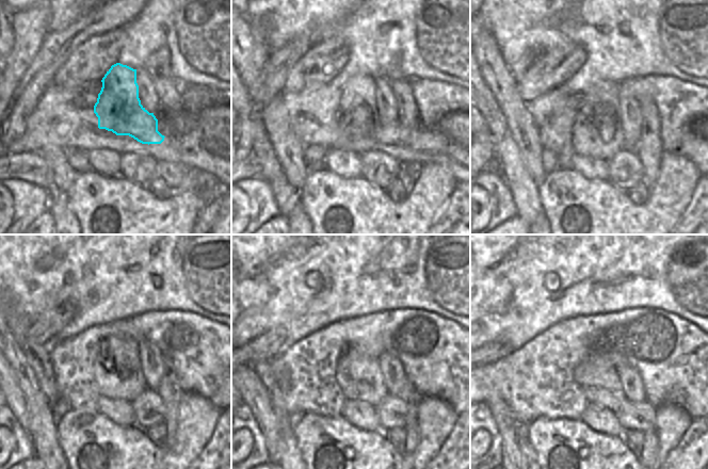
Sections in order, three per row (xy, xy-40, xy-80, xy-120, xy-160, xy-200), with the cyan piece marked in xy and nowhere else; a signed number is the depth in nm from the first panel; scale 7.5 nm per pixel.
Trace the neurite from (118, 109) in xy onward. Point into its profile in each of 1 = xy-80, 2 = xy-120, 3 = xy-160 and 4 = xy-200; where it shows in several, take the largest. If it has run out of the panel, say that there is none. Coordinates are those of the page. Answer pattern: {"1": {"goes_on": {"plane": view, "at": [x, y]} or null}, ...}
{"1": {"goes_on": {"plane": "xy-80", "at": [596, 132]}}, "2": {"goes_on": {"plane": "xy-120", "at": [117, 372]}}, "3": {"goes_on": {"plane": "xy-160", "at": [358, 376]}}, "4": {"goes_on": {"plane": "xy-200", "at": [599, 381]}}}

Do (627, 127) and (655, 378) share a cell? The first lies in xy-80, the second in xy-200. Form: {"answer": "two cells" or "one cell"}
{"answer": "two cells"}

